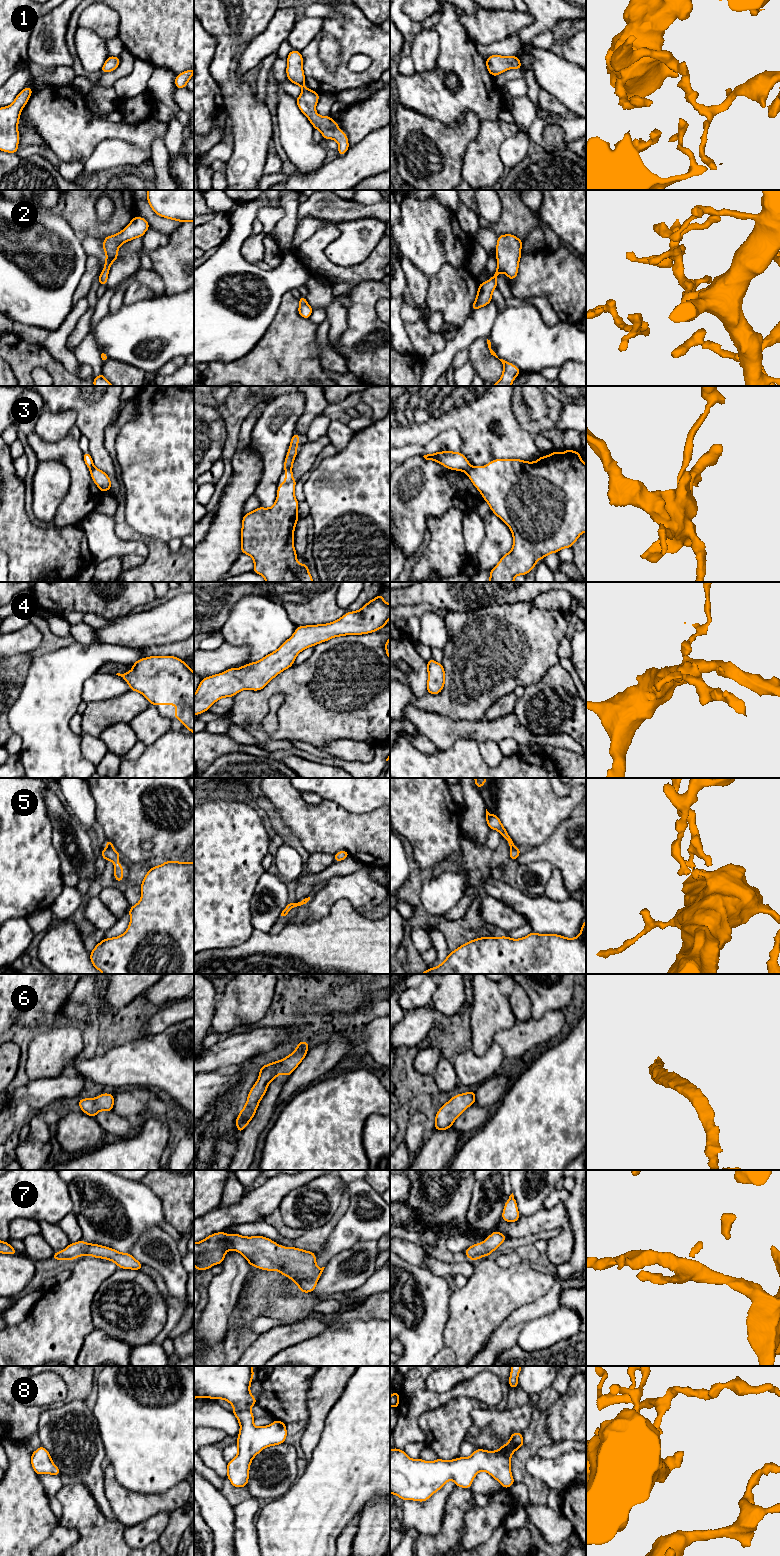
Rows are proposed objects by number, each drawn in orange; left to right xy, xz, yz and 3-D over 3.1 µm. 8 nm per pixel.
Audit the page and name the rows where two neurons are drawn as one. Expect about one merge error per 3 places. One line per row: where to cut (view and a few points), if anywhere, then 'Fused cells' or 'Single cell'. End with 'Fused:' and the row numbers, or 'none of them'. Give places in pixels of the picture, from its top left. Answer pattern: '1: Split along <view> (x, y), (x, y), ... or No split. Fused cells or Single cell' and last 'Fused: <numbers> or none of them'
1: No split. Single cell
2: No split. Single cell
3: Split along xz (293, 462), (285, 471). Fused cells
4: No split. Single cell
5: Split along yz (511, 846), (513, 847). Fused cells
6: No split. Single cell
7: No split. Single cell
8: No split. Single cell
Fused: 3, 5

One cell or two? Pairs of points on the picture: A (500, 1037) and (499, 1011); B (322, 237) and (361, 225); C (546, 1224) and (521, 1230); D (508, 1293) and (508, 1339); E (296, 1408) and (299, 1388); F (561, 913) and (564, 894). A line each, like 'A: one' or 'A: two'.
A: two
B: two
C: one
D: two
E: one
F: two

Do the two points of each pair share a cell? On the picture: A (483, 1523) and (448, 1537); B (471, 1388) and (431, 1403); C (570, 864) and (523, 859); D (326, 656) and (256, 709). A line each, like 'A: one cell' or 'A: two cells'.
A: two cells
B: one cell
C: one cell
D: one cell

